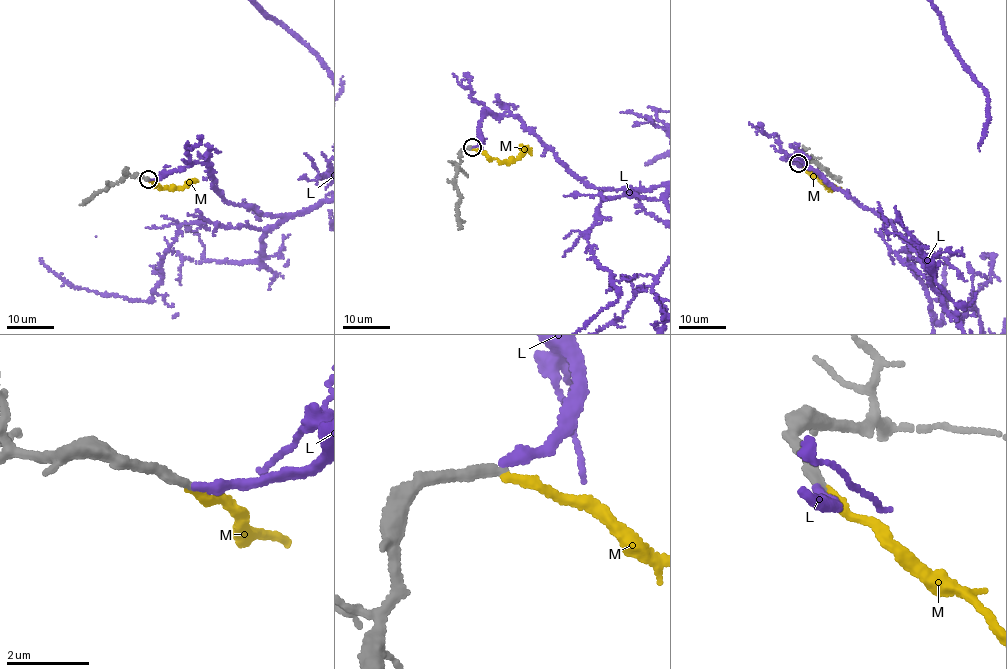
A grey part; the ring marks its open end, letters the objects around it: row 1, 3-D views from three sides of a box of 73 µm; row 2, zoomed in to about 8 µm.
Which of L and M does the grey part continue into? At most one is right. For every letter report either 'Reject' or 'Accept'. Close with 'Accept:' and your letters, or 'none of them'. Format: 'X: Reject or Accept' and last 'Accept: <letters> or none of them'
L: Accept
M: Reject
Accept: L

